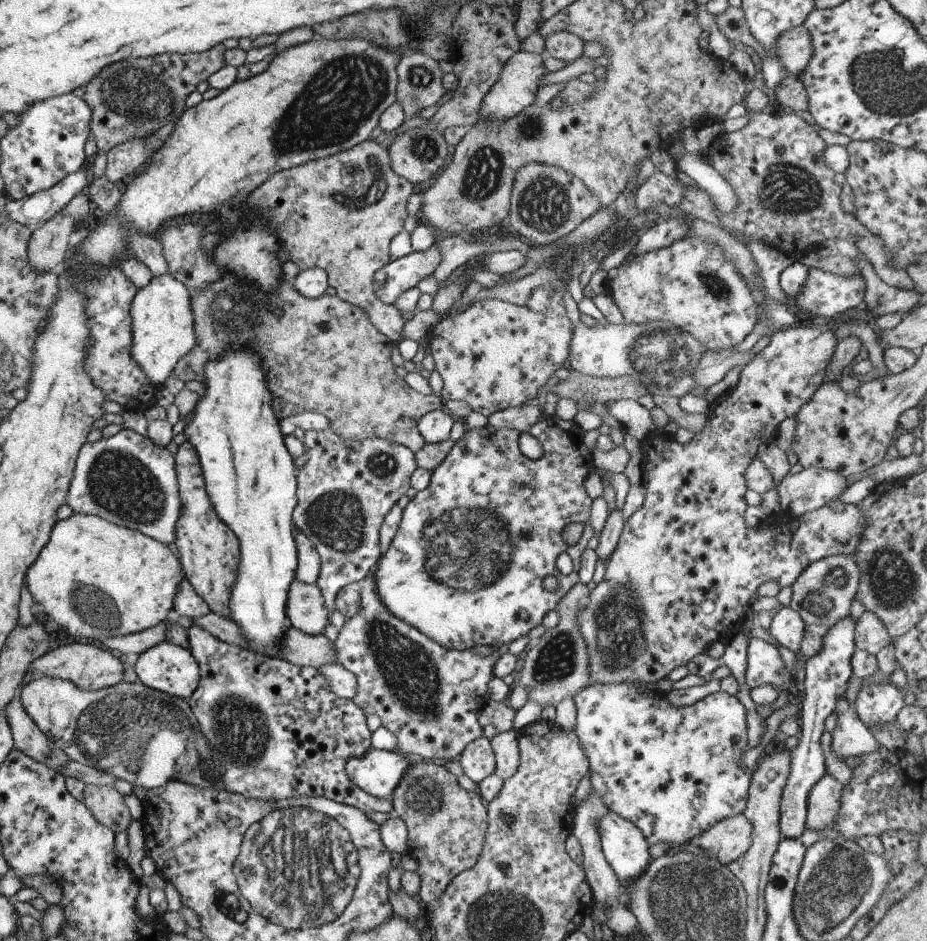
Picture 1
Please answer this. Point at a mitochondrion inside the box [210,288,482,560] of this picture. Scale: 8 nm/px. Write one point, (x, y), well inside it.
(335, 518)

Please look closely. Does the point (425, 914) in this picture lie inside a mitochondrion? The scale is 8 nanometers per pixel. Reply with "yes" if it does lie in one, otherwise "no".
no

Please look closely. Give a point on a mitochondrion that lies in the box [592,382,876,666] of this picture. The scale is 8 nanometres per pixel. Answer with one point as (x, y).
(823, 600)

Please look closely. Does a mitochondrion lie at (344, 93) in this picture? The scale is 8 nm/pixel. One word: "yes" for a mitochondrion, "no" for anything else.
yes

